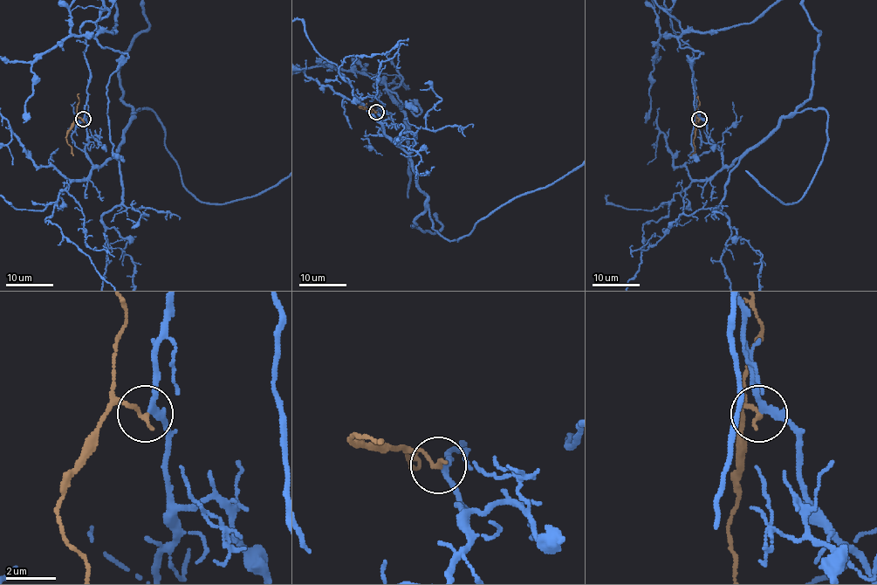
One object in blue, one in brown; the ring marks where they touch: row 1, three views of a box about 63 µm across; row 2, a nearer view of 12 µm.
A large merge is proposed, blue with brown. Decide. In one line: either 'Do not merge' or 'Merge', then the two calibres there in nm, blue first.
Merge. Thickness 200 nm (blue) against 170 nm

